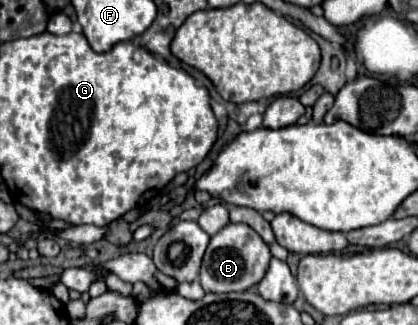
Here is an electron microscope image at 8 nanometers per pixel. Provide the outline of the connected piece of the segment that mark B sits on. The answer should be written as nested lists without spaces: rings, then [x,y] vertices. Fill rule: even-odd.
[[[228,224],[210,238],[198,280],[206,292],[242,292],[260,282],[270,256],[268,244],[248,224]]]

